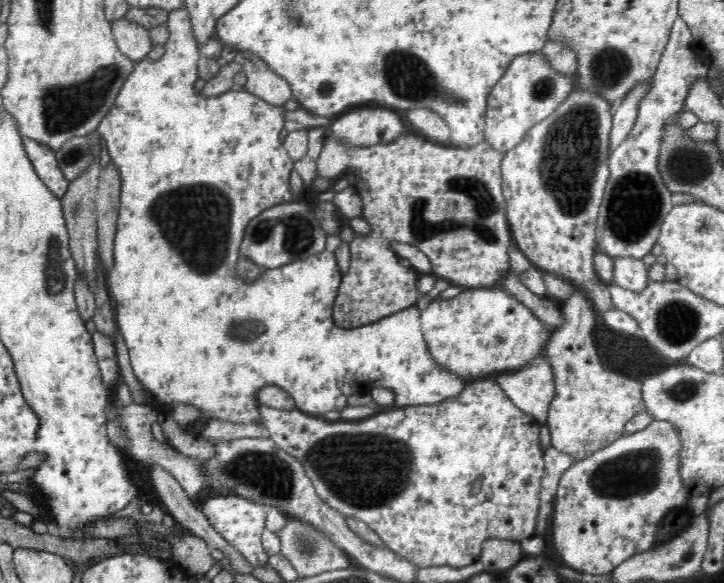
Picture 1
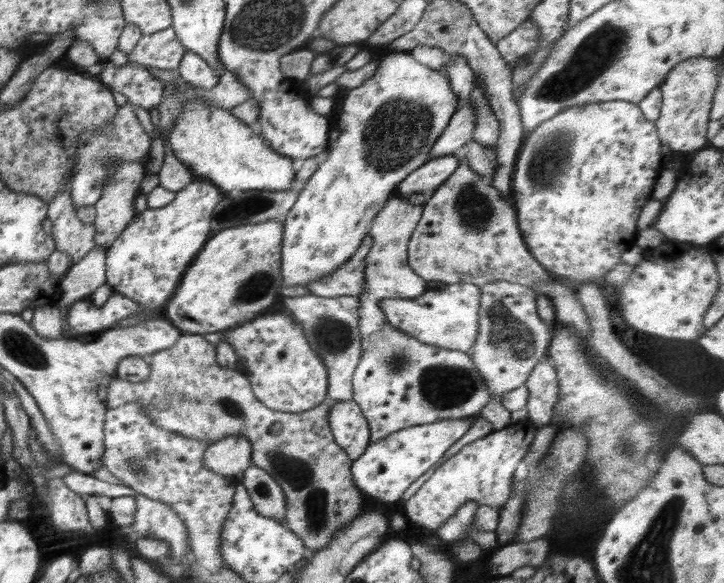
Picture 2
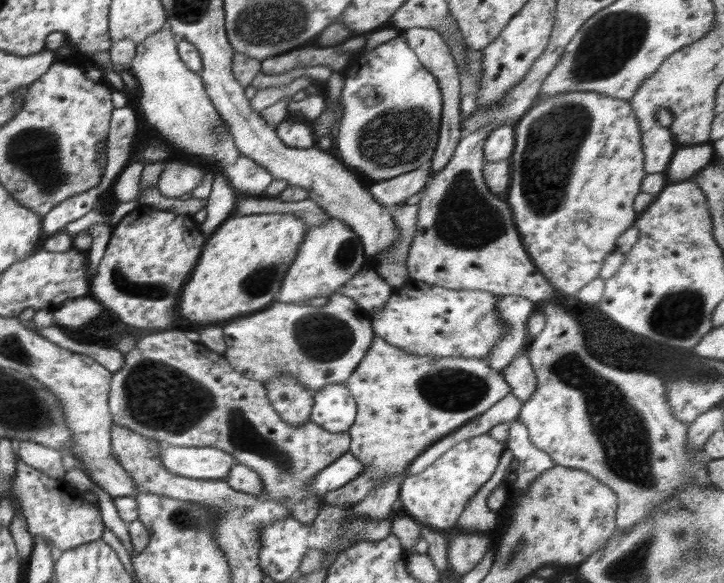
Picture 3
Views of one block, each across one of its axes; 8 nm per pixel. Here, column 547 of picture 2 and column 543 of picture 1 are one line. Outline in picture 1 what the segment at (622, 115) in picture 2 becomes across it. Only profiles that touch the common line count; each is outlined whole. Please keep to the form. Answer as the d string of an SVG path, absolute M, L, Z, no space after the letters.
M574 88L568 98L542 122L530 128L524 140L503 155L502 194L506 201L506 216L514 246L530 259L541 272L554 273L568 279L575 290L586 292L588 299L599 313L614 309L608 284L600 281L594 270L596 252L597 218L610 176L608 159L611 153L609 136L613 127L611 106L596 92Z

